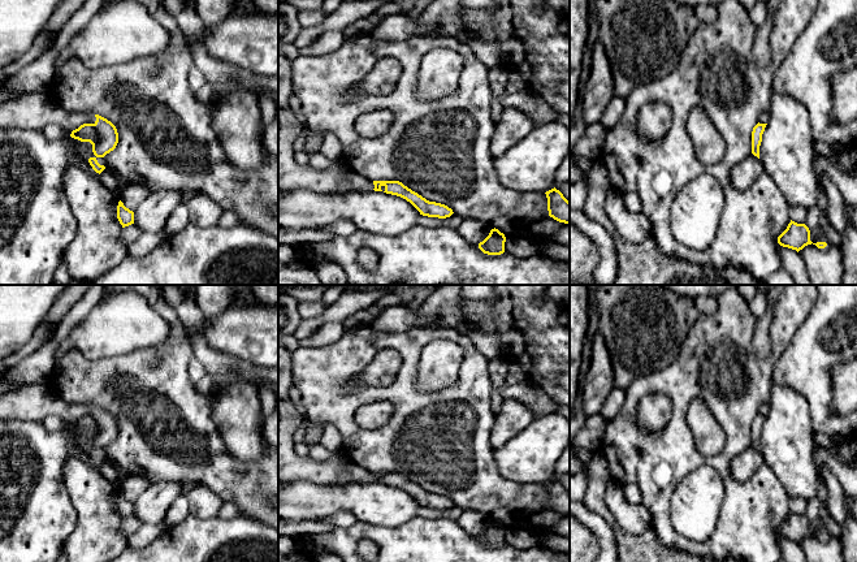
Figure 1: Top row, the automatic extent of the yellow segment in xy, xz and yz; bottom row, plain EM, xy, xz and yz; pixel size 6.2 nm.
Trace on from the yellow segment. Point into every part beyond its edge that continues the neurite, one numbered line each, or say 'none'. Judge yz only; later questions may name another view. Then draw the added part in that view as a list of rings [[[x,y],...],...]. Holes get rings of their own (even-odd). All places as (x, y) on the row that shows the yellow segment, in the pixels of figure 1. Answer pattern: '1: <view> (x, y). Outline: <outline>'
none

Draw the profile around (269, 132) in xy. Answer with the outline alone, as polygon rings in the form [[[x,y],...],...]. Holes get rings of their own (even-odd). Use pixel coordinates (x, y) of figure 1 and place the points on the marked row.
[[[278,105],[273,122],[263,127],[263,142],[265,150],[278,159]]]

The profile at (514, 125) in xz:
[[[505,108],[501,121],[494,125],[494,134],[490,139],[493,157],[499,157],[534,127],[533,121],[521,111]]]

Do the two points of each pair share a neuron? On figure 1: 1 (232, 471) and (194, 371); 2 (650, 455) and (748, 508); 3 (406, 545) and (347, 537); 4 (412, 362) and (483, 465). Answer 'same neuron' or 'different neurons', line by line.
1: different neurons
2: same neuron
3: same neuron
4: same neuron

